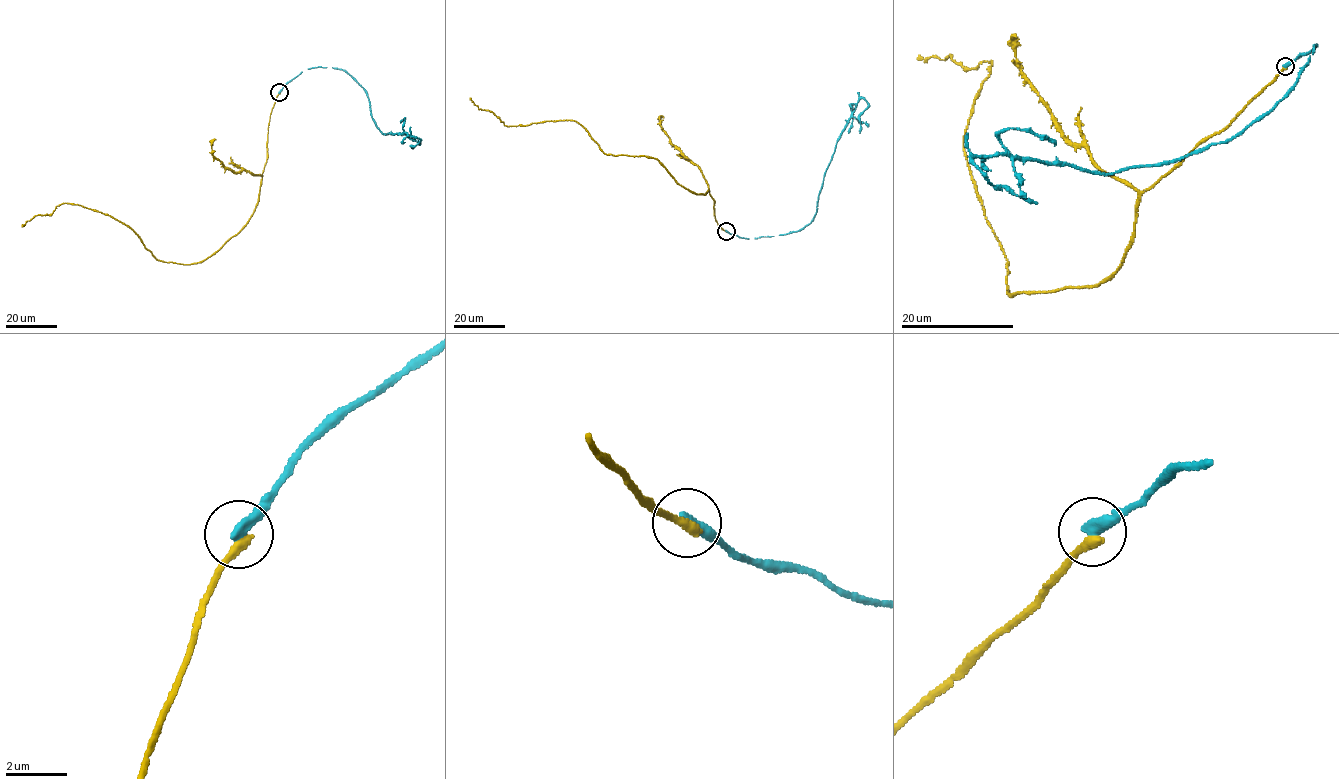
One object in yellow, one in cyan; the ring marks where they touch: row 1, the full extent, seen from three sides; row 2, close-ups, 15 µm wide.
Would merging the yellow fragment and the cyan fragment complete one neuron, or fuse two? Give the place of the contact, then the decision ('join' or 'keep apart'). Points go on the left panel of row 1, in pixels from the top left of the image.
at (279, 92); keep apart

